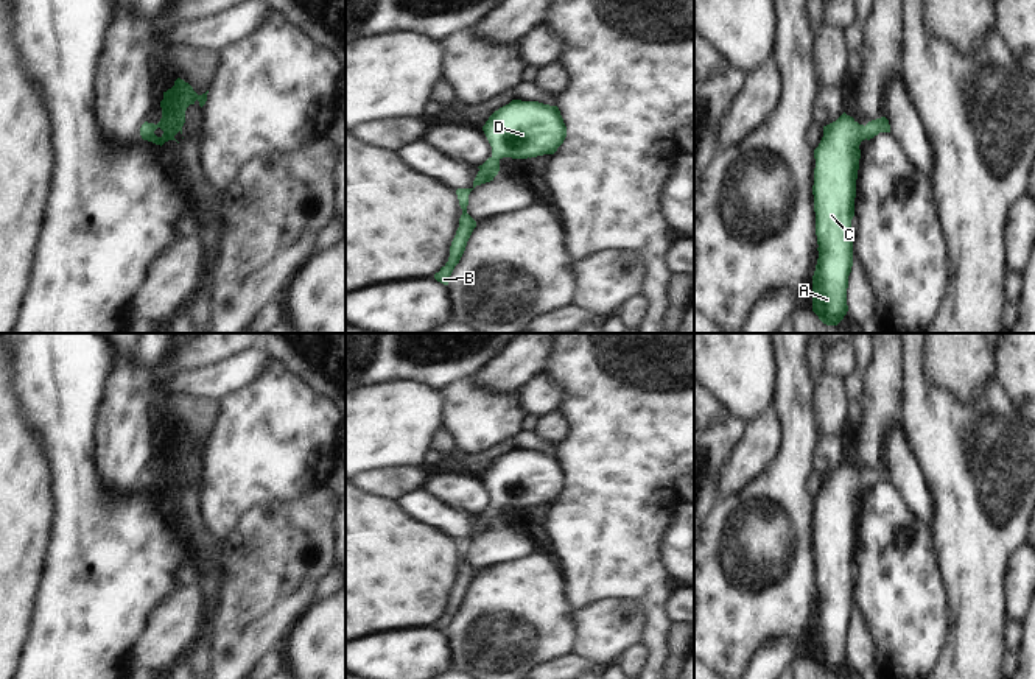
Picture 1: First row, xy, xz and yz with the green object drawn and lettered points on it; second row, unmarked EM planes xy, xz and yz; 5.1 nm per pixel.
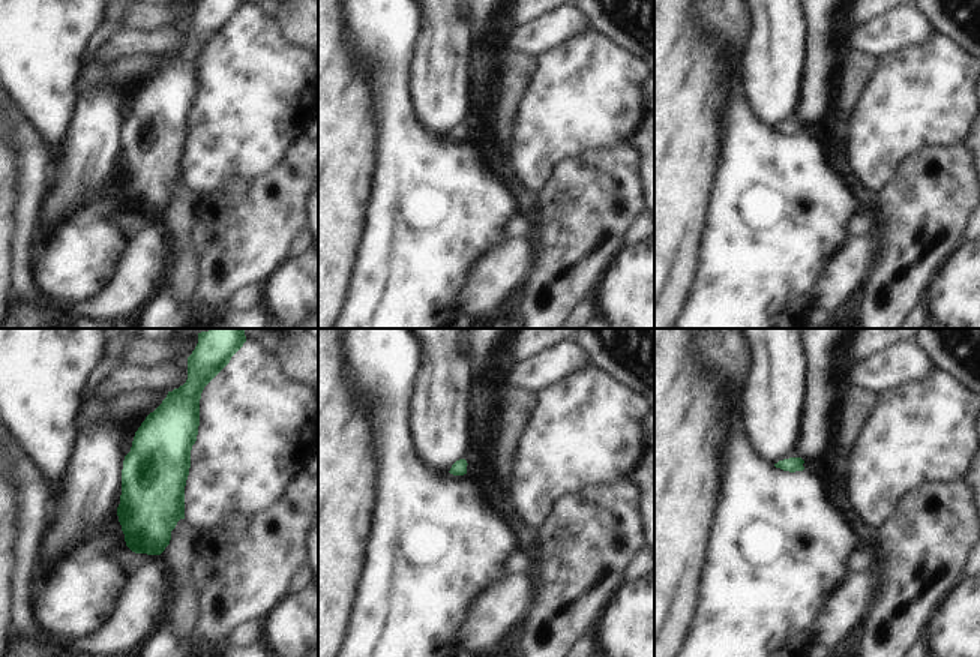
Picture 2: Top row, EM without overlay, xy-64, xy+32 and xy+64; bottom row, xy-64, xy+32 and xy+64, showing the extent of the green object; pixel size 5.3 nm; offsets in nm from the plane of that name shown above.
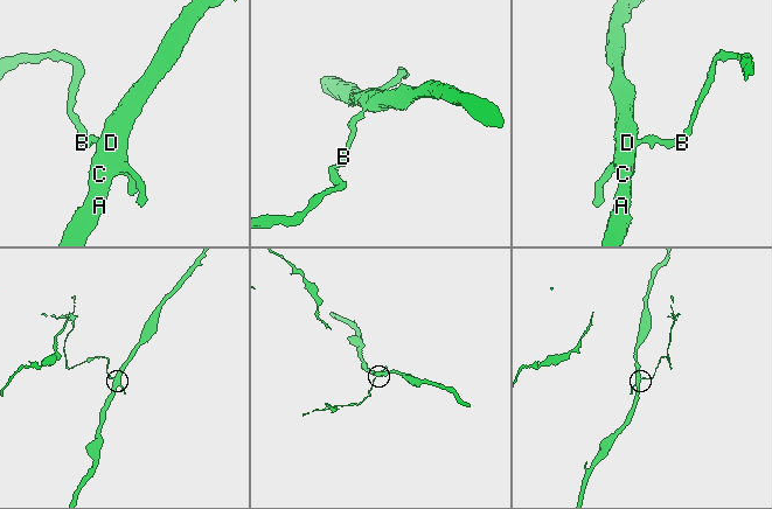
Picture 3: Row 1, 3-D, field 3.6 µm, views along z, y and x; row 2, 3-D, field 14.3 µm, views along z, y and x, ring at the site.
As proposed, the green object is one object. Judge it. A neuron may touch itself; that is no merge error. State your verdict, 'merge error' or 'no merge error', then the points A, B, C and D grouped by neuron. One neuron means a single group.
no merge error | A B C D

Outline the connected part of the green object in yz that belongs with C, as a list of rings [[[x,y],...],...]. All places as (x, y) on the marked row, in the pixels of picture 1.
[[[844,112],[823,126],[823,137],[814,150],[812,195],[819,259],[812,276],[812,311],[826,325],[837,325],[848,311],[859,145],[879,132],[890,132],[886,117],[864,126]]]

